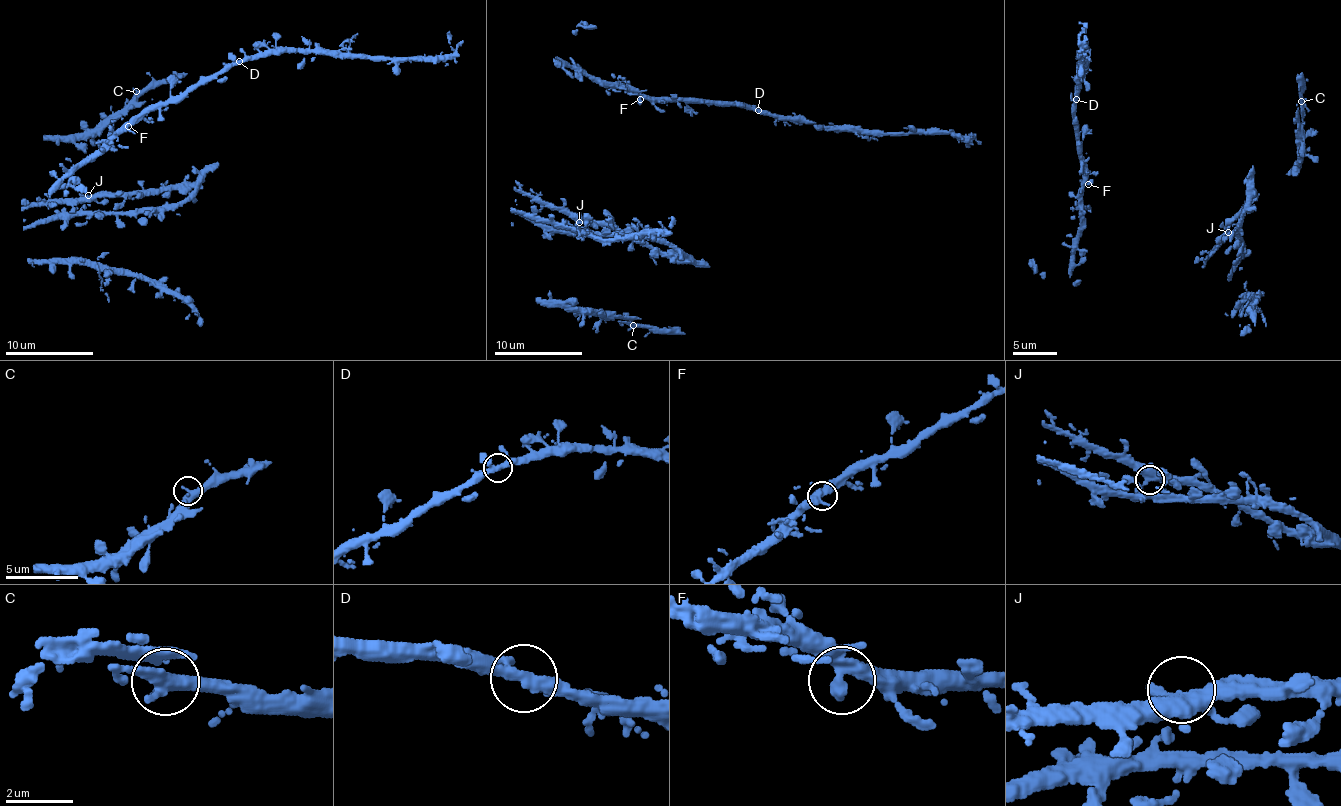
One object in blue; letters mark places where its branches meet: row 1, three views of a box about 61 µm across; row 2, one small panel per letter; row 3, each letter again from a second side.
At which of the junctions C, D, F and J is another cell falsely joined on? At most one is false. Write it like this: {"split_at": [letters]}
{"split_at": []}

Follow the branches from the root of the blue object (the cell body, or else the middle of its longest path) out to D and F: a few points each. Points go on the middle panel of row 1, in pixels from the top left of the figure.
D: (569, 76), (579, 72), (589, 74), (608, 83), (635, 87), (642, 95), (742, 103), (759, 110)
F: (569, 76), (579, 72), (589, 74), (606, 83), (630, 89), (640, 99)

